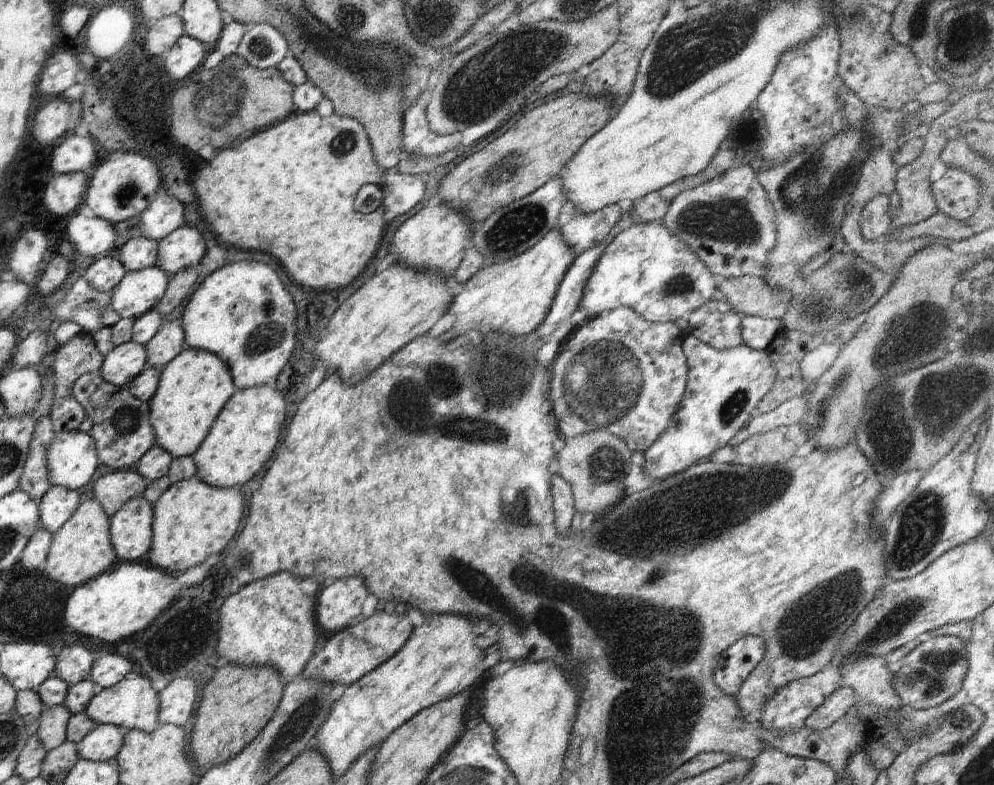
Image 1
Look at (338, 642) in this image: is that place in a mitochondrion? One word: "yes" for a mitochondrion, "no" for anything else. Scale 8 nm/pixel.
no

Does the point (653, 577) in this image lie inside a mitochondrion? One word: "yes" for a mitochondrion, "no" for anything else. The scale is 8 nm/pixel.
yes

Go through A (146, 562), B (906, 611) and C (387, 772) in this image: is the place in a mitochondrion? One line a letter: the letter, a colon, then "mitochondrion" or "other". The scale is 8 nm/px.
A: other
B: mitochondrion
C: other

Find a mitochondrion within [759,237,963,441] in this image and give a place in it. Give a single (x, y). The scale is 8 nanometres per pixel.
(891, 348)

